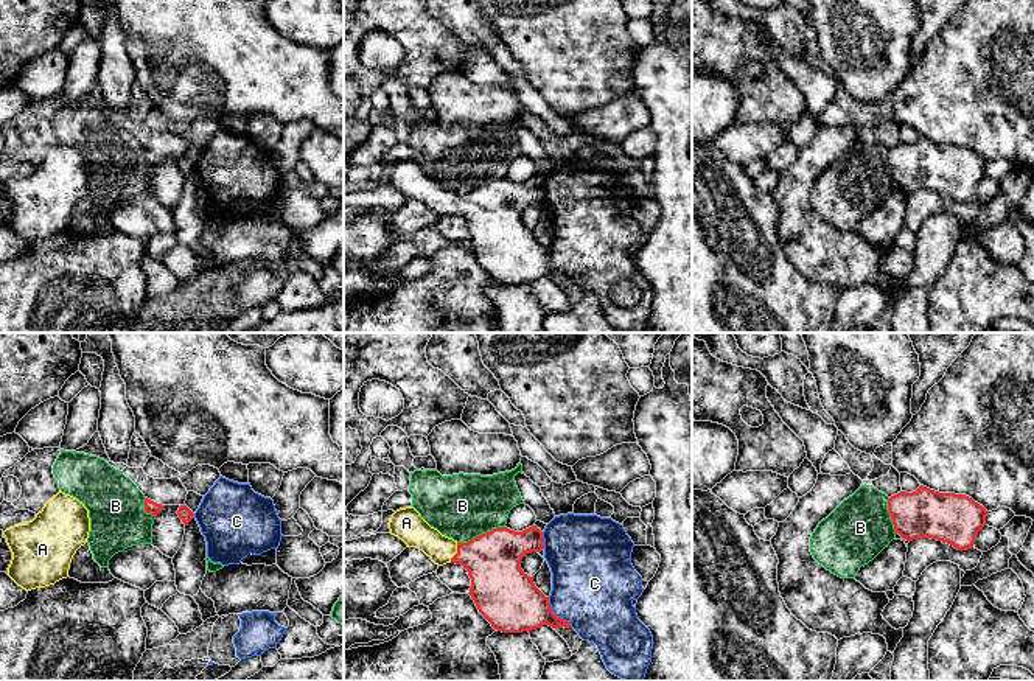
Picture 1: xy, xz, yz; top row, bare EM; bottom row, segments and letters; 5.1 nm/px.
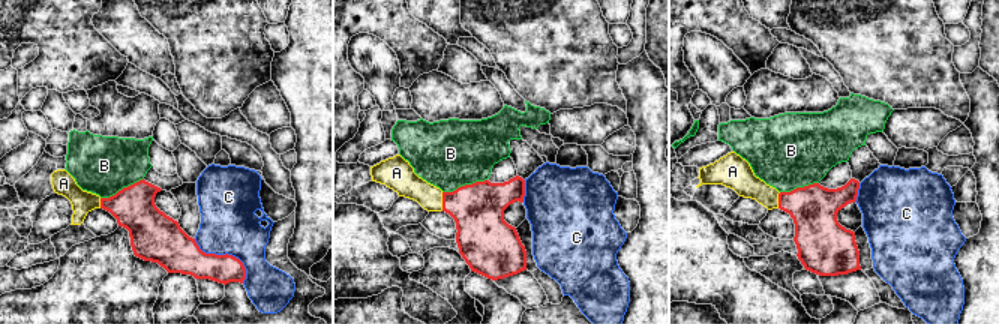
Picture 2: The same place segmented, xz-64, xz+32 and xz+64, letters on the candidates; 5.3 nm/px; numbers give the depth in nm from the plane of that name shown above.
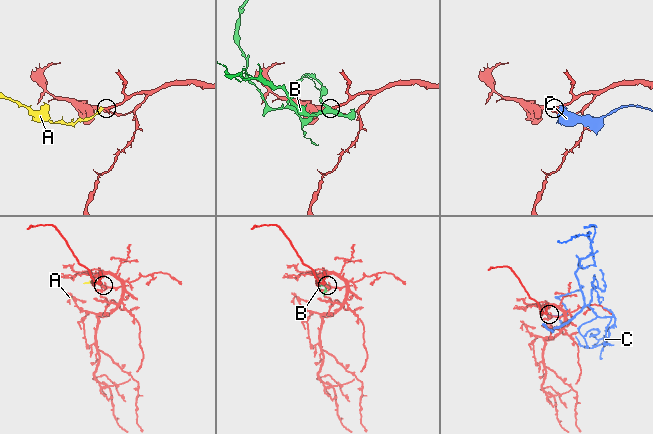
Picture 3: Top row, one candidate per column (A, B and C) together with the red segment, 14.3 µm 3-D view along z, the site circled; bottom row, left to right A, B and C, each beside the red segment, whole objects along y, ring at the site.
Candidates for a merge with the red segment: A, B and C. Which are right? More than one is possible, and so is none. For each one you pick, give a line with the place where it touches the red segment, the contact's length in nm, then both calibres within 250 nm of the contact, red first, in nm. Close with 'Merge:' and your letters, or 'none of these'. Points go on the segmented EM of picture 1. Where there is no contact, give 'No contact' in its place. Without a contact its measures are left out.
A: Touches red at xz (457, 552). Shared border 110 nm. Thickness 280 nm (red) against 160 nm
Merge: A

